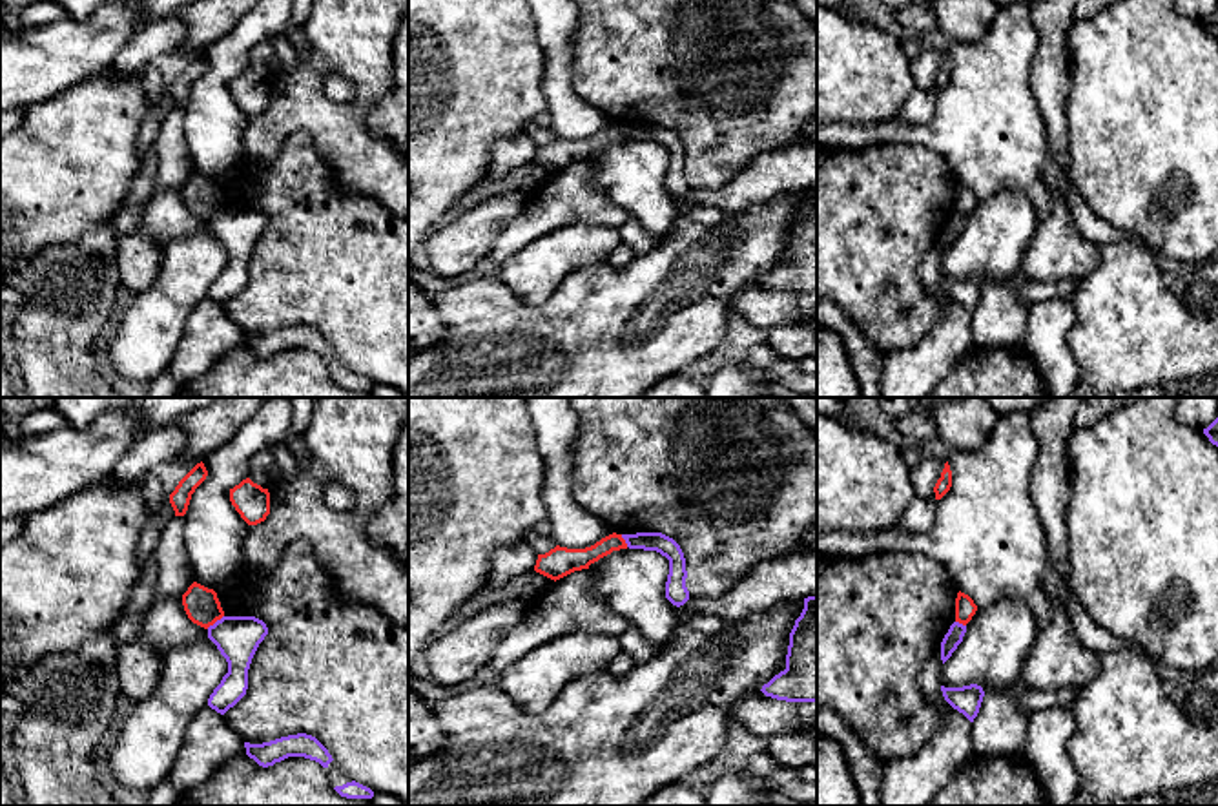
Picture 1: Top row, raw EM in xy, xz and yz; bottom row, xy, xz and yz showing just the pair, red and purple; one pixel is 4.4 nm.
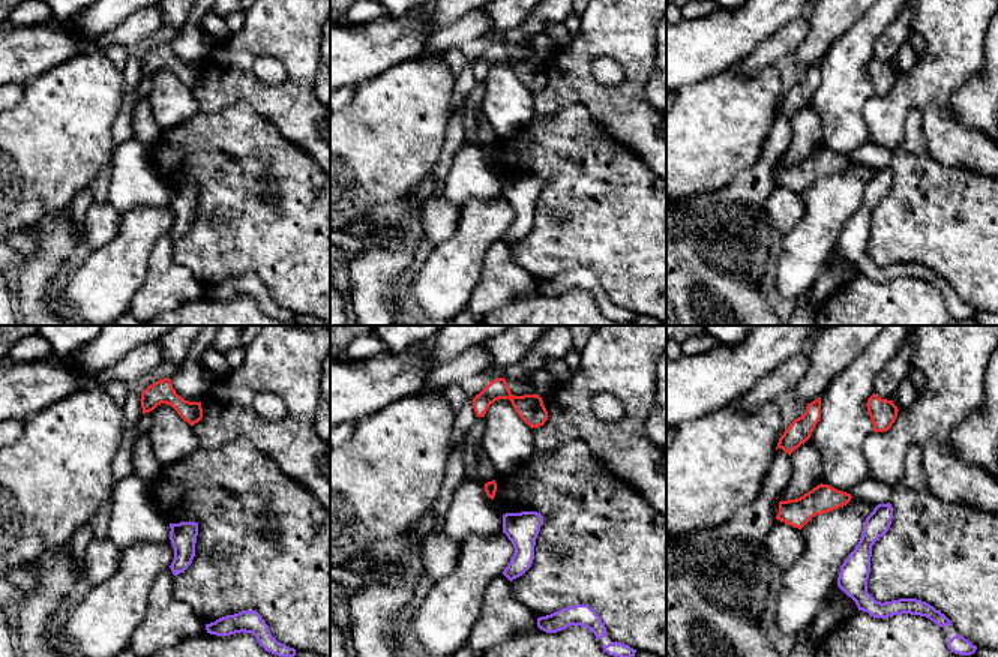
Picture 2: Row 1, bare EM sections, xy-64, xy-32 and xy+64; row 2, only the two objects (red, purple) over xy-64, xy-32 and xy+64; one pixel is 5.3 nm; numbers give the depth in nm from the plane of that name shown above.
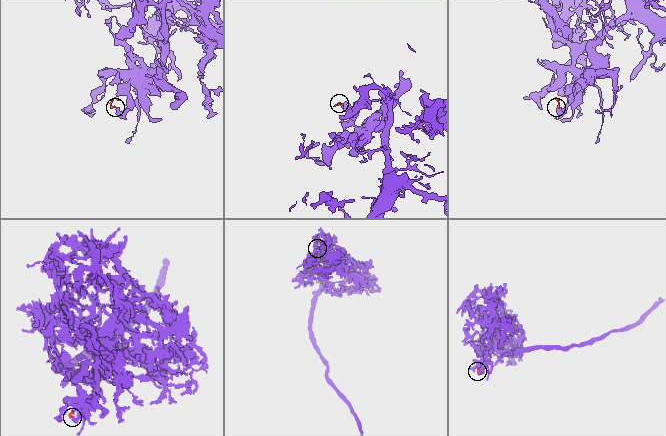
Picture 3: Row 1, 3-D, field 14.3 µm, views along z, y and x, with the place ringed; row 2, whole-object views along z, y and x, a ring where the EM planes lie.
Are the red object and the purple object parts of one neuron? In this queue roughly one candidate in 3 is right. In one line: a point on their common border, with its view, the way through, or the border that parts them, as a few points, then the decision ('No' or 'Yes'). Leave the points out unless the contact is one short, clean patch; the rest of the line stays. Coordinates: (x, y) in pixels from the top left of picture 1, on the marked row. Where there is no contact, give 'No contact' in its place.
Touches red at xy (214, 622). Boundary: xy (223, 615), (206, 628). No

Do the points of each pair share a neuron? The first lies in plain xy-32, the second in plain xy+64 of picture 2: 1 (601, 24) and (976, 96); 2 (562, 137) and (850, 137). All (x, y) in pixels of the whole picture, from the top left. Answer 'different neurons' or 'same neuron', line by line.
1: different neurons
2: different neurons

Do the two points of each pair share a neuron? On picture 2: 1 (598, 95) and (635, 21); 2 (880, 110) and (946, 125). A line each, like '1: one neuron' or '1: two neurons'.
1: one neuron
2: one neuron

